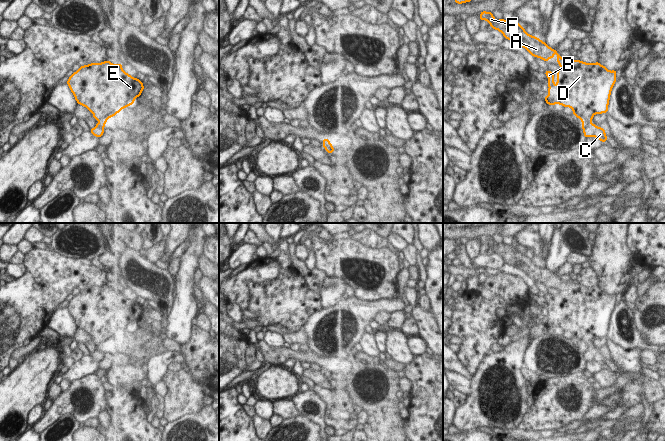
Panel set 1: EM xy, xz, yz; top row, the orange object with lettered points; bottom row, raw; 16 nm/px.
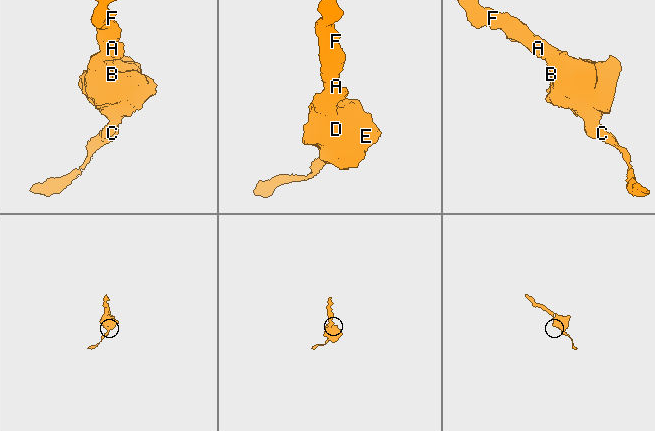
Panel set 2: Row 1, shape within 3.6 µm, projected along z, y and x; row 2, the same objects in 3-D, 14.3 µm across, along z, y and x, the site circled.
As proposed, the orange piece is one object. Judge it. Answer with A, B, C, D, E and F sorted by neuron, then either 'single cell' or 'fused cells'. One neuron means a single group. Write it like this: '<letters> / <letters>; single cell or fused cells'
A B C D E F; single cell

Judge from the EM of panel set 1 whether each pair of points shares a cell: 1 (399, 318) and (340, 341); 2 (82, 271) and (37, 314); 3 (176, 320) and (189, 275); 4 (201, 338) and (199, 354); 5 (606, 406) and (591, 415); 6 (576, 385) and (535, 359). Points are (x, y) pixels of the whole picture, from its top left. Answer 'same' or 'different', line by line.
1: different
2: same
3: same
4: same
5: same
6: different

